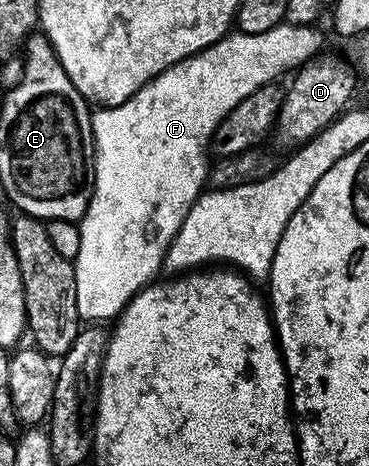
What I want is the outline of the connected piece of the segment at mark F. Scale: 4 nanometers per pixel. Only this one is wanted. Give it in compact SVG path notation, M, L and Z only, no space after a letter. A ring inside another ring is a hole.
M283 21L282 25L276 28L268 28L268 32L256 32L255 34L244 34L231 32L226 34L216 44L204 48L199 54L191 58L185 58L170 66L164 72L160 72L151 82L144 84L124 104L119 106L103 106L95 109L90 115L92 120L92 132L94 133L94 194L86 209L86 215L81 218L78 231L80 232L80 252L72 260L74 263L74 275L76 276L76 312L79 319L86 324L106 324L117 319L124 307L130 303L145 286L151 285L159 277L158 269L163 269L166 261L166 253L172 244L172 240L180 232L180 224L184 224L184 216L192 208L192 204L203 193L208 182L208 157L206 150L211 149L214 141L216 128L220 128L220 120L240 104L240 100L248 100L256 88L267 84L274 84L279 81L281 74L289 75L295 68L306 65L319 53L322 46L322 34L317 30L317 25L294 25Z

